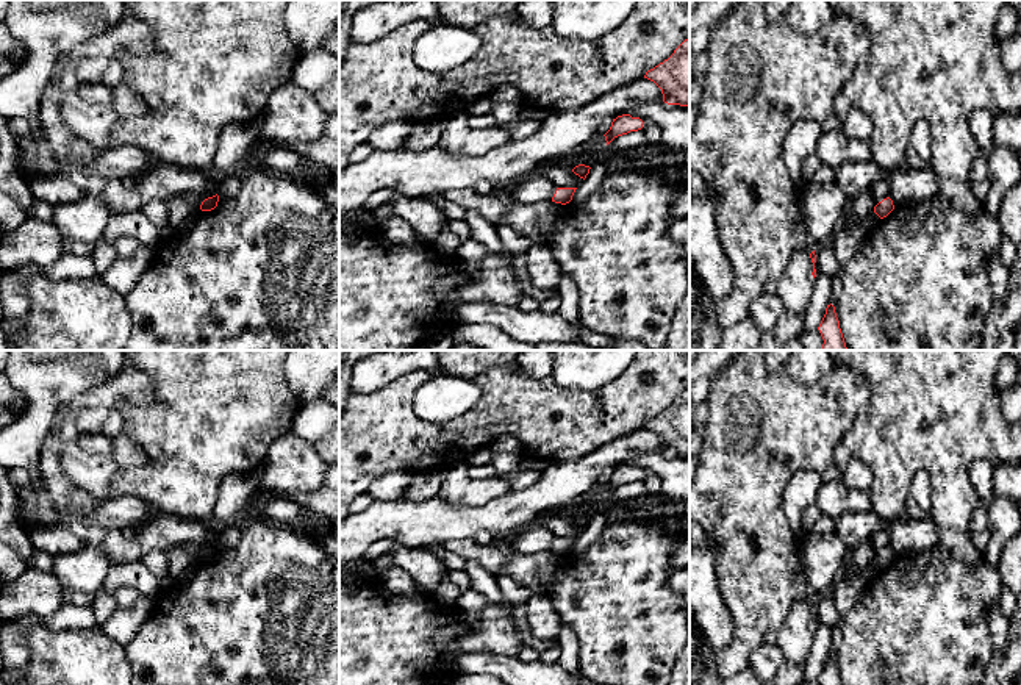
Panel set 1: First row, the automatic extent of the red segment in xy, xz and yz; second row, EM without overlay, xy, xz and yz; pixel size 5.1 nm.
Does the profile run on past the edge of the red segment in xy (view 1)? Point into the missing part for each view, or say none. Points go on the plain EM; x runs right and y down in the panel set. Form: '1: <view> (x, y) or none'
1: none

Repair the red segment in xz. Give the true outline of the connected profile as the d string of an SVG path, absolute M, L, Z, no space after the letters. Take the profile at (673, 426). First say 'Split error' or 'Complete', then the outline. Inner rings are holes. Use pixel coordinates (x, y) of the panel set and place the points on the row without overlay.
Complete. M690 388L668 410L647 421L644 429L661 439L665 454L690 457Z

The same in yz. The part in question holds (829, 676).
Complete. M830 654L826 658L826 665L818 677L821 685L843 685L840 679L840 671L835 663L835 657Z

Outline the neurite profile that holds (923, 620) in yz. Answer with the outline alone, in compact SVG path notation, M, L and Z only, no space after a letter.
M940 544L910 555L897 555L880 569L852 608L840 616L841 646L833 655L843 685L982 685L994 655L988 610L999 601L1002 579L998 565L982 560L968 565L955 560Z

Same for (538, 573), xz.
M474 538L457 540L449 549L460 557L477 560L488 572L508 576L536 594L549 594L561 572L563 557L552 551L521 554L511 549L503 554L497 547L482 546Z

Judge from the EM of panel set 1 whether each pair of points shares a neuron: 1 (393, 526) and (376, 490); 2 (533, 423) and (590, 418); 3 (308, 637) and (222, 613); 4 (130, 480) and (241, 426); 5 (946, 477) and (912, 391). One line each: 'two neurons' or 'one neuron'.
1: two neurons
2: one neuron
3: one neuron
4: one neuron
5: one neuron

